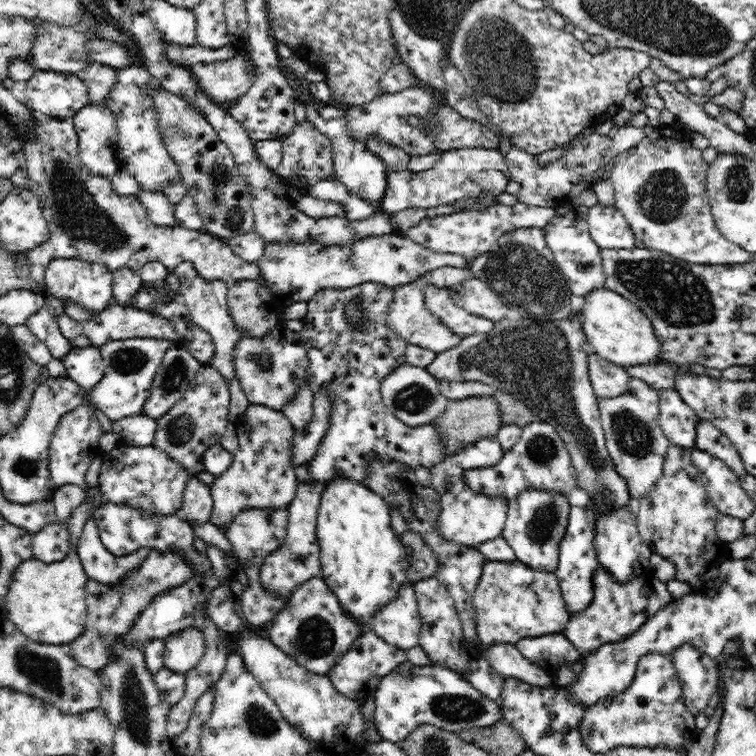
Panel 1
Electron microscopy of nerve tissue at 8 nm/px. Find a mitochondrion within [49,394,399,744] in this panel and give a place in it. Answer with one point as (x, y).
(315, 637)

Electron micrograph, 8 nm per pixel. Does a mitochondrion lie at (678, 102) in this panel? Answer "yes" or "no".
no

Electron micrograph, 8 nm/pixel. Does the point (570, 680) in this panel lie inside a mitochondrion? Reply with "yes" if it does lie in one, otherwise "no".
no

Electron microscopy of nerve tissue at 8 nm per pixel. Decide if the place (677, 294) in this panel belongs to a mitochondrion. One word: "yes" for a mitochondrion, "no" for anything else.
yes

